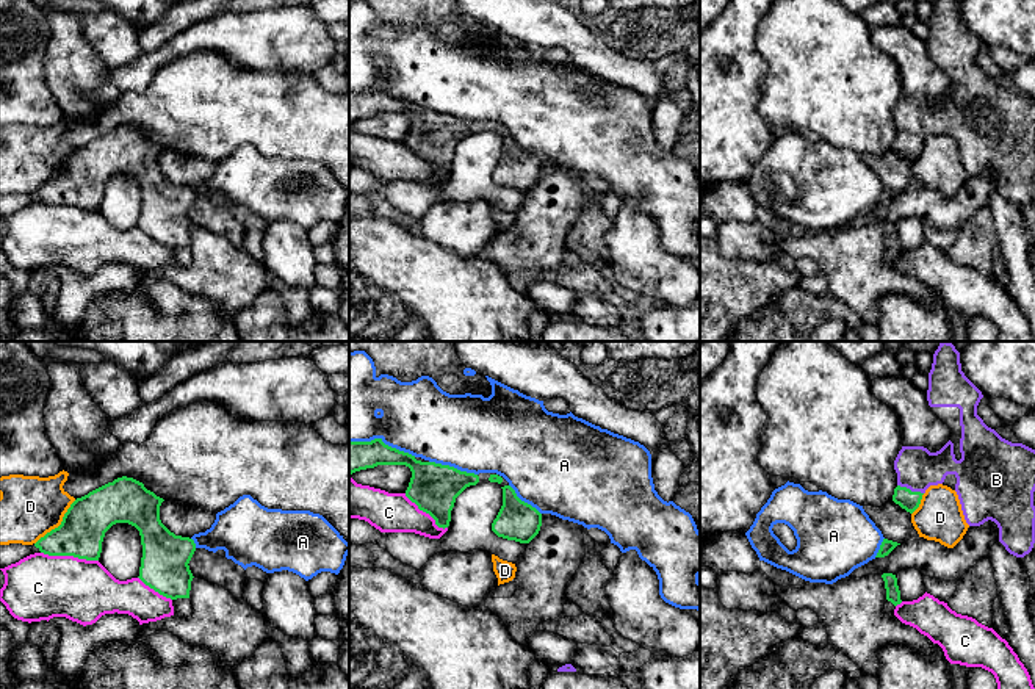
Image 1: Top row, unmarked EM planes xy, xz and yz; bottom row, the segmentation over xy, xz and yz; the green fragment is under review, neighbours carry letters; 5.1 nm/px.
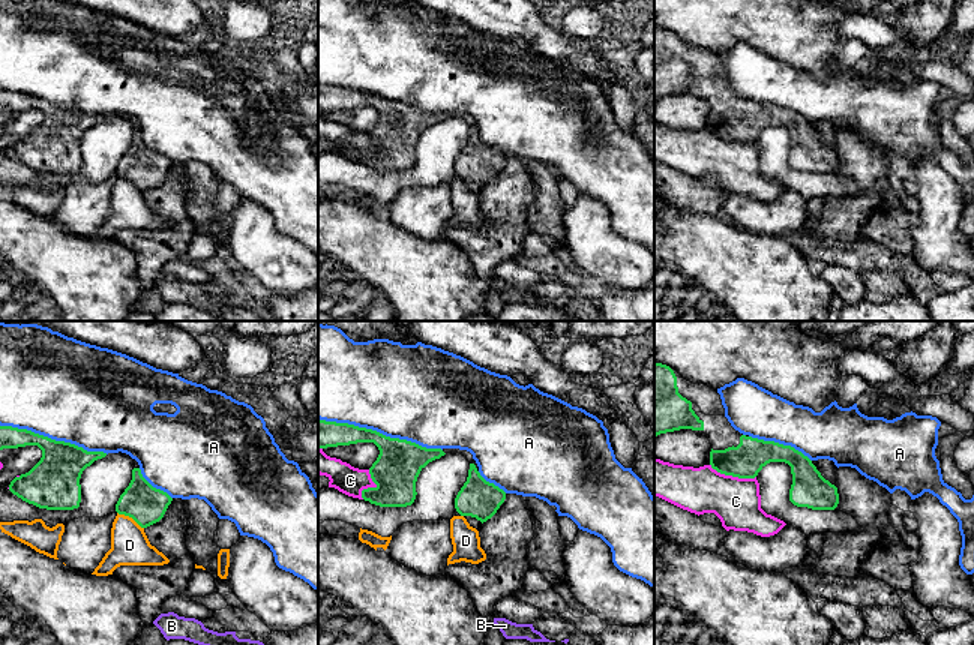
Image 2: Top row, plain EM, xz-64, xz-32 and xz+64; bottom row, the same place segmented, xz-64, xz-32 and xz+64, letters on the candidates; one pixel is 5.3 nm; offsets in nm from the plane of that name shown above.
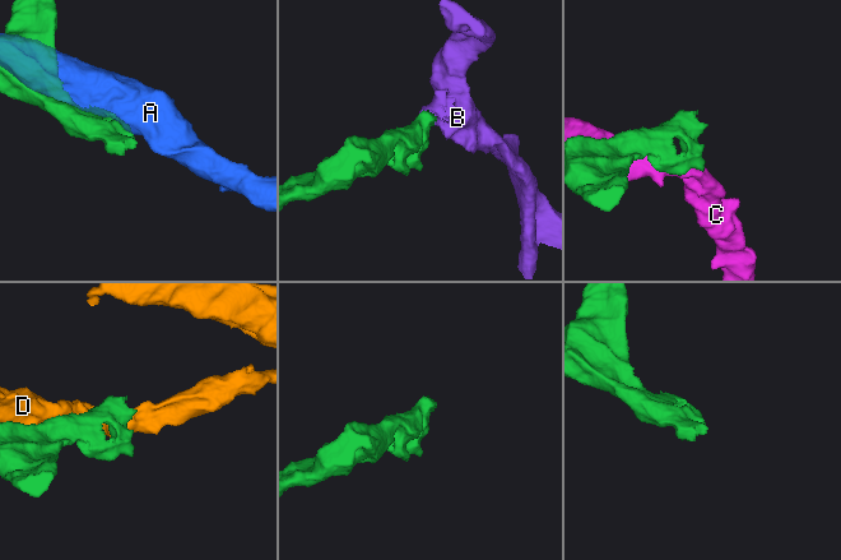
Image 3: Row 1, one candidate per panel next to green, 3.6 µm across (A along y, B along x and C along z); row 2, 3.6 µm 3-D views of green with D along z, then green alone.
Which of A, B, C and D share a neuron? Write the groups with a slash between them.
A / B / C / D

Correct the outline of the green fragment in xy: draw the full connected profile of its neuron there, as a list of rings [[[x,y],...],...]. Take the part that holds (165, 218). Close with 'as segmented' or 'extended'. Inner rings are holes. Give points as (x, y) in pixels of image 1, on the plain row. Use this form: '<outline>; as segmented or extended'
[[[127,125],[117,127],[77,147],[64,163],[61,174],[41,186],[34,196],[49,205],[99,210],[105,182],[116,172],[128,172],[141,185],[142,207],[138,227],[166,247],[189,247],[194,225],[188,213],[196,200],[196,193],[189,186],[175,185],[161,172],[160,155],[163,150],[163,147],[147,139],[142,132]]]; as segmented

